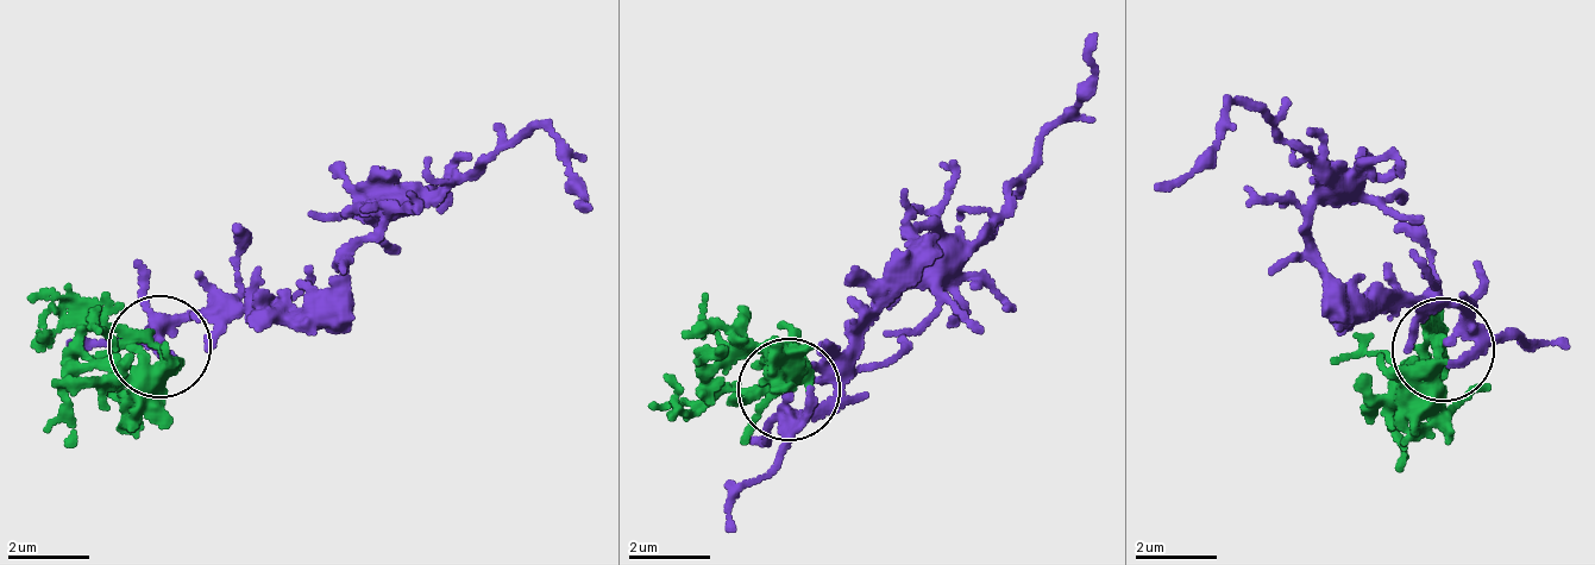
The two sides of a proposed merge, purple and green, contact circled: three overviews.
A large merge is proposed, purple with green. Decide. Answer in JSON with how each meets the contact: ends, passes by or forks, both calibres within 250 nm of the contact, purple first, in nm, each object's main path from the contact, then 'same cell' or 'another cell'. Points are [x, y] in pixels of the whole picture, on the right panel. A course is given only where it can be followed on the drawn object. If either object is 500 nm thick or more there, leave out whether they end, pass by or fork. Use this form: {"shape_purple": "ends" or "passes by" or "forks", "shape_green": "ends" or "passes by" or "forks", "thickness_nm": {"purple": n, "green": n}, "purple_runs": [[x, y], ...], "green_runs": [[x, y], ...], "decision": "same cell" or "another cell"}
{"shape_purple": "forks", "shape_green": "forks", "thickness_nm": {"purple": 200, "green": 220}, "purple_runs": [[1440, 341], [1465, 330], [1454, 303], [1333, 287], [1308, 163], [1253, 101], [1218, 117], [1193, 173], [1154, 192]], "green_runs": [[1440, 352], [1415, 384], [1399, 394], [1404, 469]], "decision": "same cell"}

